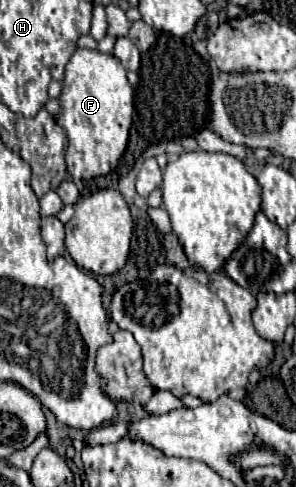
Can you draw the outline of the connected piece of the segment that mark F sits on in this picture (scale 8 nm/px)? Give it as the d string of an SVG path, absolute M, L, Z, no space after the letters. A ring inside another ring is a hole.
M76 49L66 65L60 105L62 115L58 125L66 129L70 139L66 149L68 173L74 179L94 179L109 174L126 149L134 113L134 89L126 79L126 69L114 55Z

